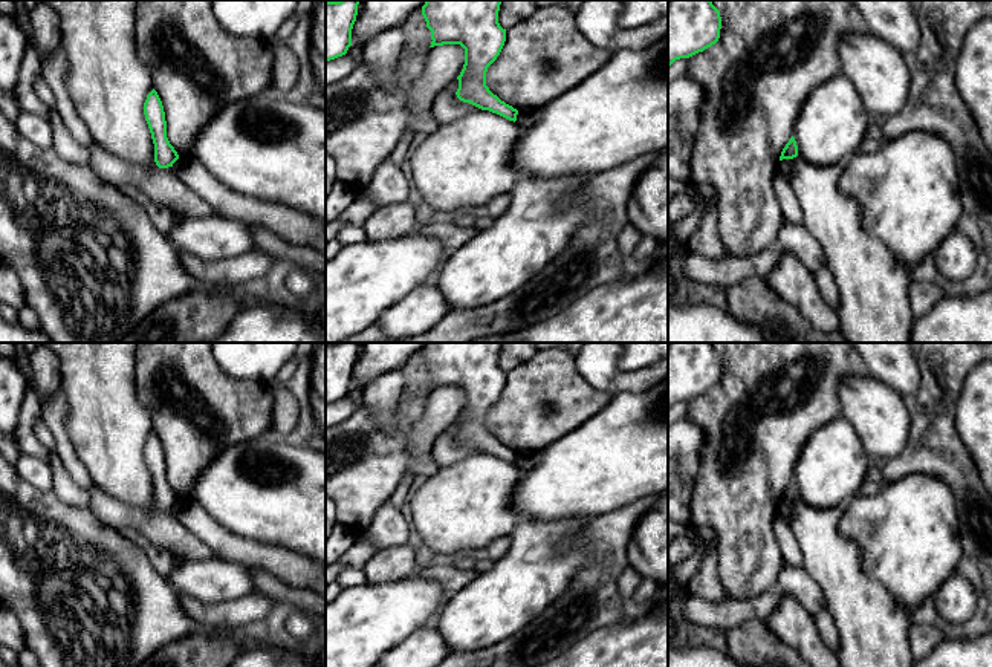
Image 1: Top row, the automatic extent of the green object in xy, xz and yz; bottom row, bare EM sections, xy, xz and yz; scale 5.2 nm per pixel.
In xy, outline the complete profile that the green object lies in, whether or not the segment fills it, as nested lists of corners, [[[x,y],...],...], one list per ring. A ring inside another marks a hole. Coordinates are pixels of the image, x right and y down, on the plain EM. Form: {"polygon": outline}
{"polygon": [[[153,431],[144,445],[144,457],[154,486],[154,505],[159,511],[173,509],[179,502],[177,494],[167,480],[167,464],[162,444]]]}

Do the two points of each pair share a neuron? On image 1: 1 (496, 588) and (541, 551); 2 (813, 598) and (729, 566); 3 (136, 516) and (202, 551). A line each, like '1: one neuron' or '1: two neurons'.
1: one neuron
2: two neurons
3: one neuron

